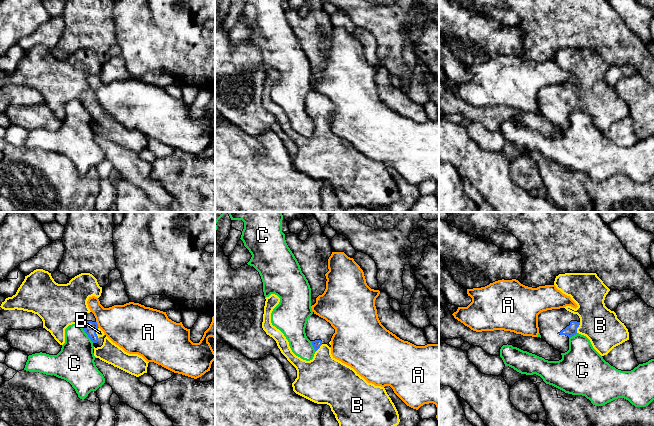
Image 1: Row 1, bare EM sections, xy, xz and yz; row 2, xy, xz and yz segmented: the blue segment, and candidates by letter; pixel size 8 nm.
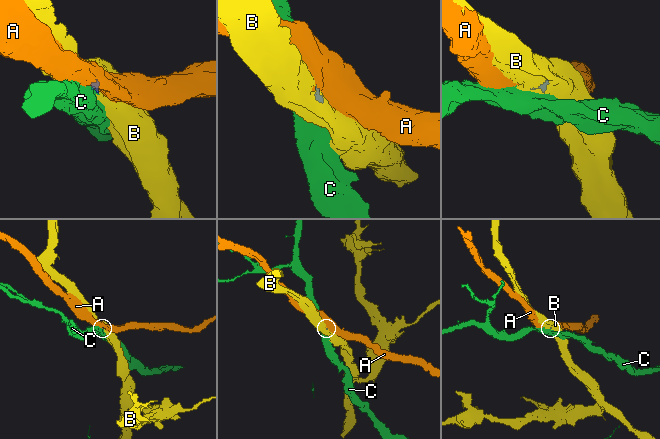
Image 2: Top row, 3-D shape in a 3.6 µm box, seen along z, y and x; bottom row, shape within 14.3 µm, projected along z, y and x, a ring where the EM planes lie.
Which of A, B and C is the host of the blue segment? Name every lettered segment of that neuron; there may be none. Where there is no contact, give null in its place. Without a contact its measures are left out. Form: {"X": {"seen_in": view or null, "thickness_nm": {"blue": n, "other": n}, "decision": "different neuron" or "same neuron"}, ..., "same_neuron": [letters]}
{"A": {"seen_in": "xy", "thickness_nm": {"blue": 100, "other": 360}, "decision": "different neuron"}, "B": {"seen_in": "yz", "thickness_nm": {"blue": 90, "other": 300}, "decision": "same neuron"}, "C": {"seen_in": "xy", "thickness_nm": {"blue": 100, "other": 300}, "decision": "different neuron"}, "same_neuron": ["B"]}

